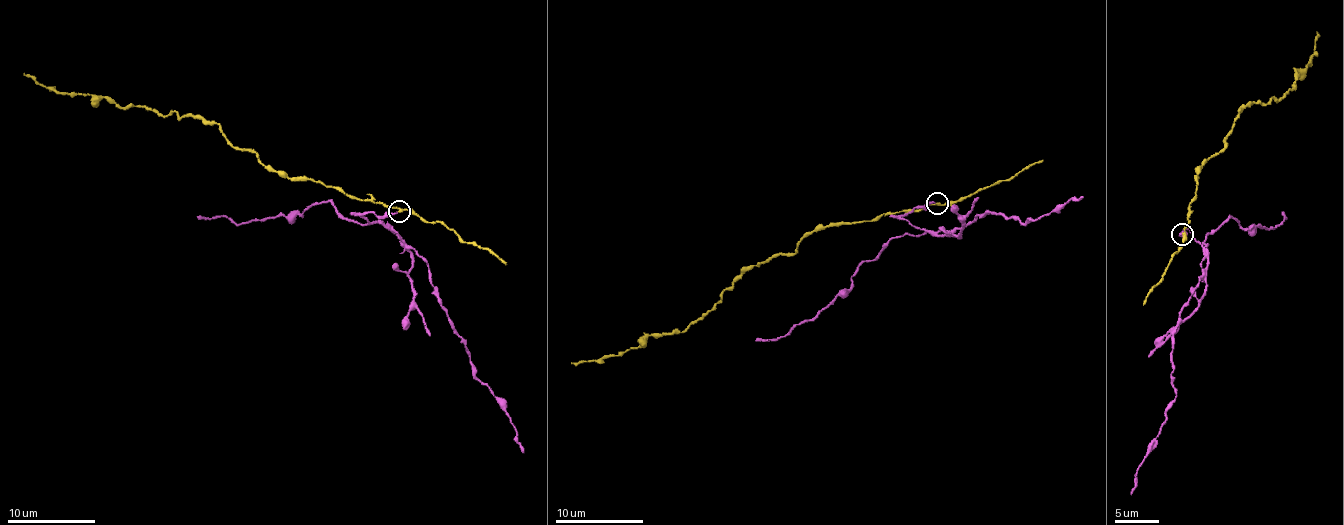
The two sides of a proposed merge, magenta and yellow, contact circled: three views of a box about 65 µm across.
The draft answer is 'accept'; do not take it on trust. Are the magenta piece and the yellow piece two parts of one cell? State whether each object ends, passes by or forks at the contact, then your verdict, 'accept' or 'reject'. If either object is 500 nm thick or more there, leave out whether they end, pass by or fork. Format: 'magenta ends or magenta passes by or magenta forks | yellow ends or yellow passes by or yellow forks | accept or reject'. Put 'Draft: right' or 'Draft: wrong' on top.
Draft: wrong
magenta ends | yellow passes by | reject

